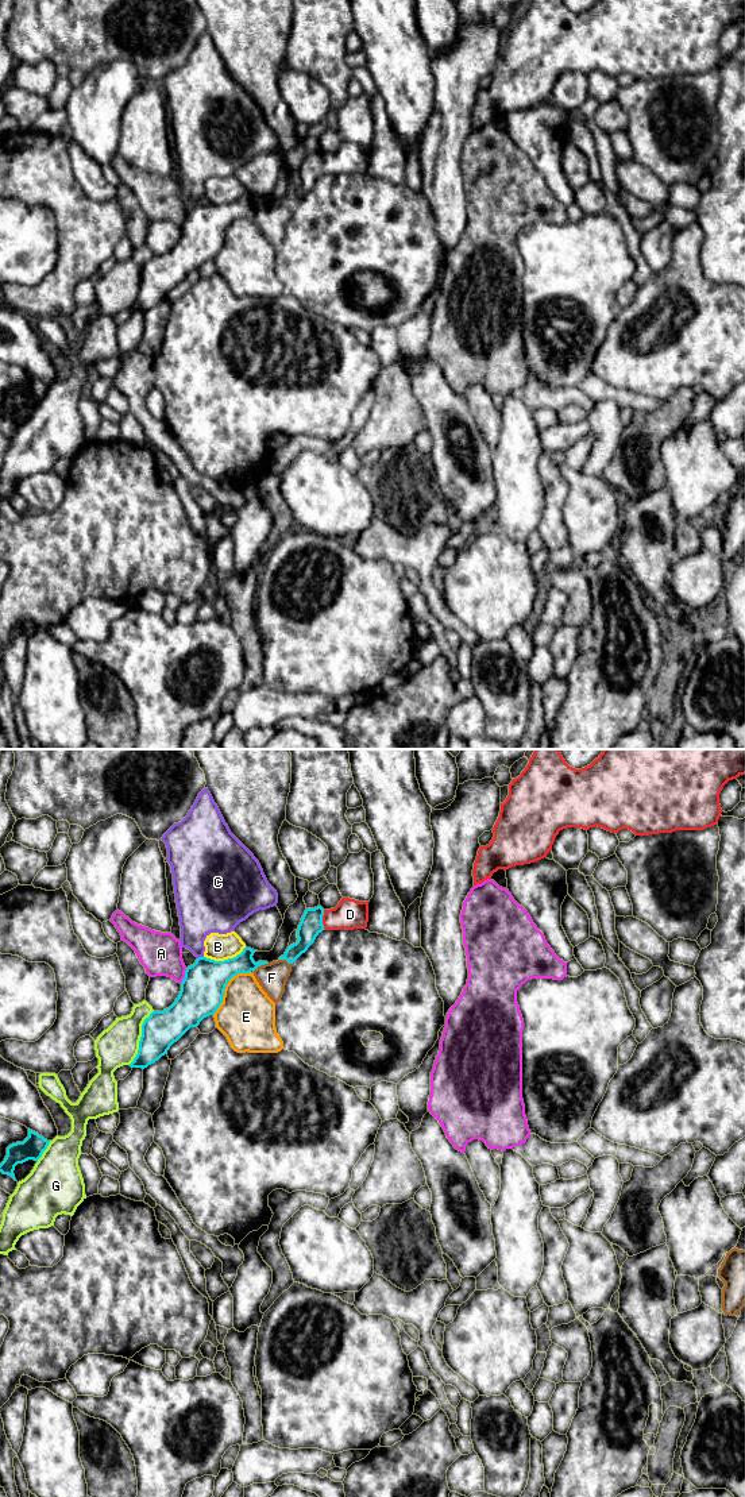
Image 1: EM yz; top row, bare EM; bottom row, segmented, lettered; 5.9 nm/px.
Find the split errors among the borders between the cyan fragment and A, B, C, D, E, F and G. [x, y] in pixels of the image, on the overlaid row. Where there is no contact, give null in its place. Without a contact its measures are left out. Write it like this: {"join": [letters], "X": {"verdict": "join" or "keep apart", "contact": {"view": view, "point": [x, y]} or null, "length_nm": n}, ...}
{"join": ["D"], "A": {"verdict": "keep apart", "contact": {"view": "yz", "point": [185, 976]}, "length_nm": 100}, "B": {"verdict": "keep apart", "contact": {"view": "yz", "point": [224, 960]}, "length_nm": 260}, "C": {"verdict": "keep apart", "contact": {"view": "yz", "point": [200, 957]}, "length_nm": 40}, "D": {"verdict": "join", "contact": {"view": "yz", "point": [321, 919]}, "length_nm": 110}, "E": {"verdict": "keep apart", "contact": {"view": "yz", "point": [224, 988]}, "length_nm": 340}, "F": {"verdict": "keep apart", "contact": {"view": "yz", "point": [261, 964]}, "length_nm": 100}, "G": {"verdict": "keep apart", "contact": {"view": "yz", "point": [141, 1037]}, "length_nm": 360}}

